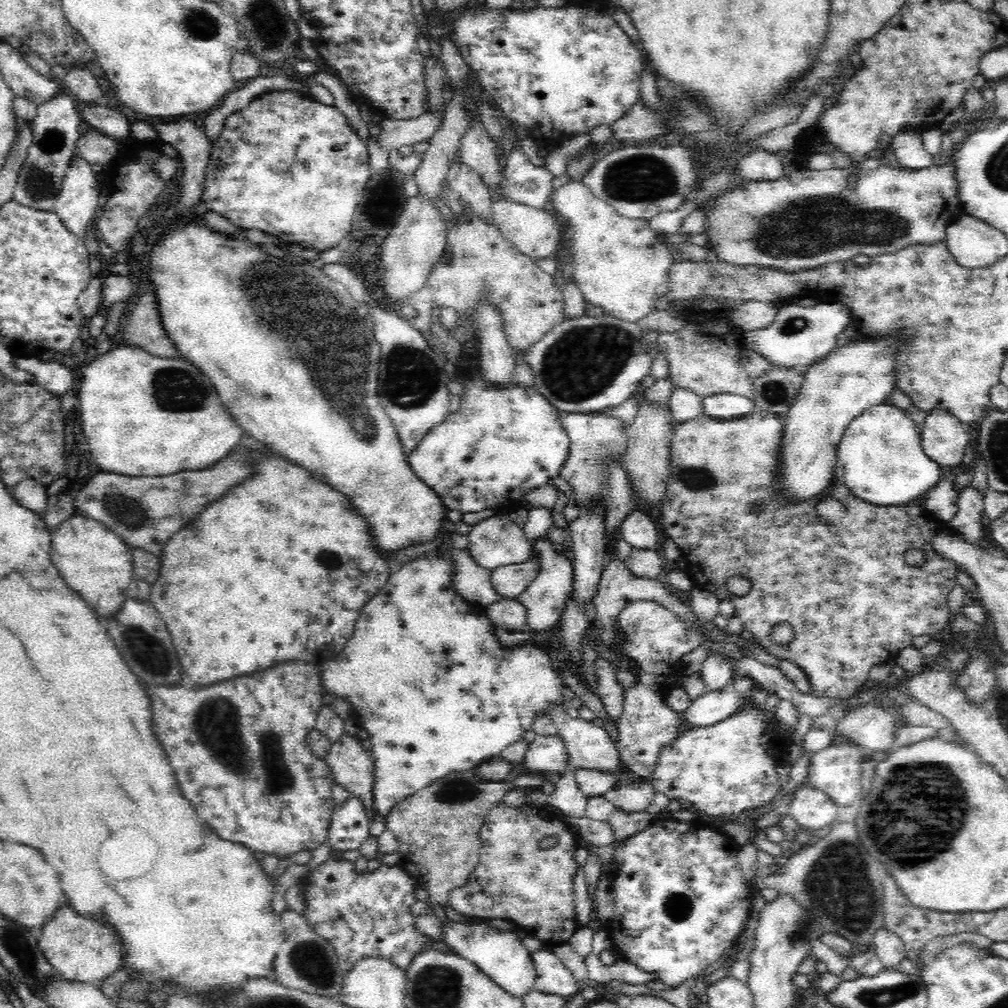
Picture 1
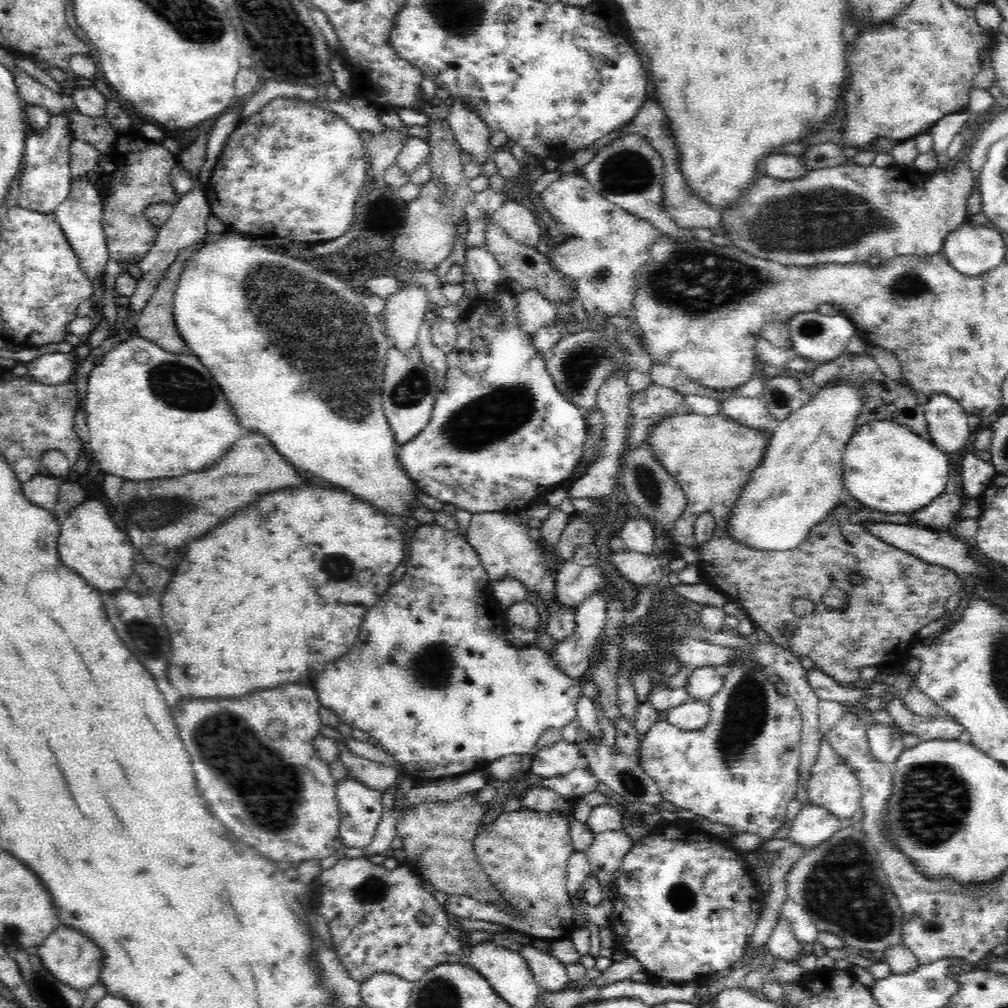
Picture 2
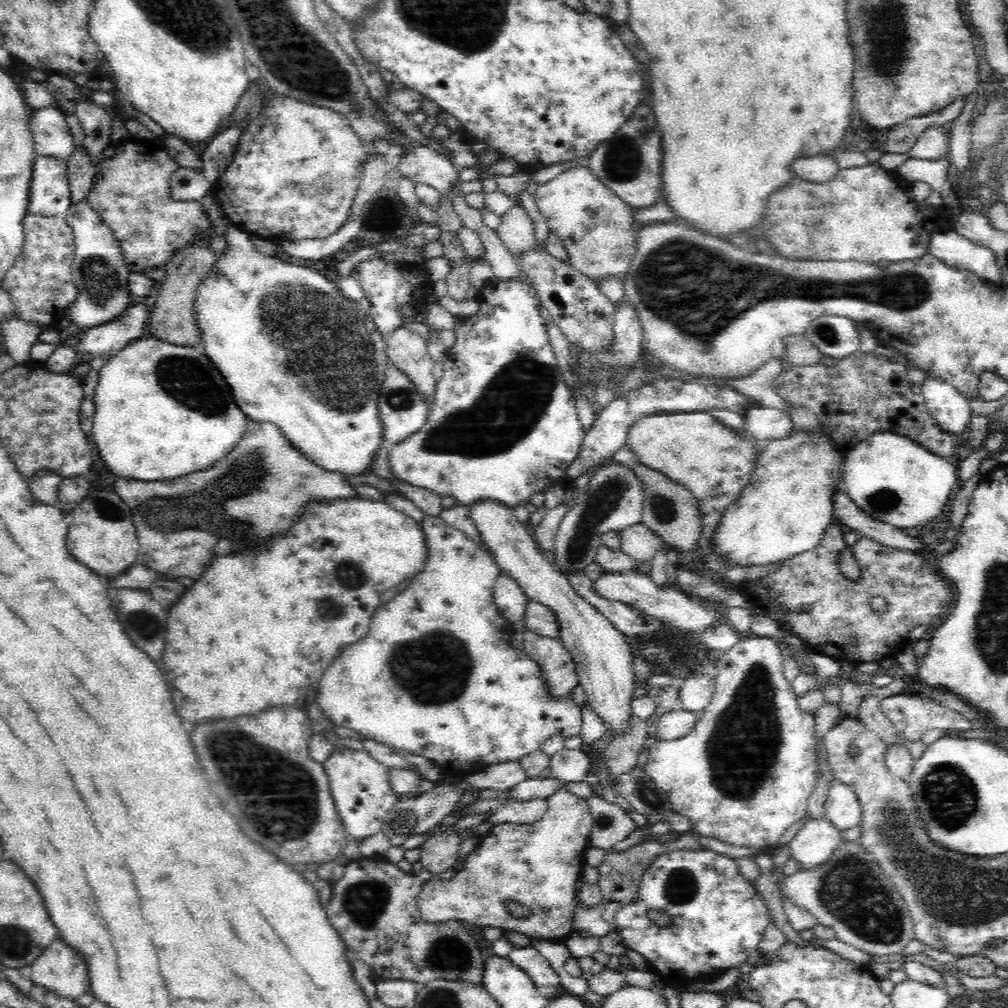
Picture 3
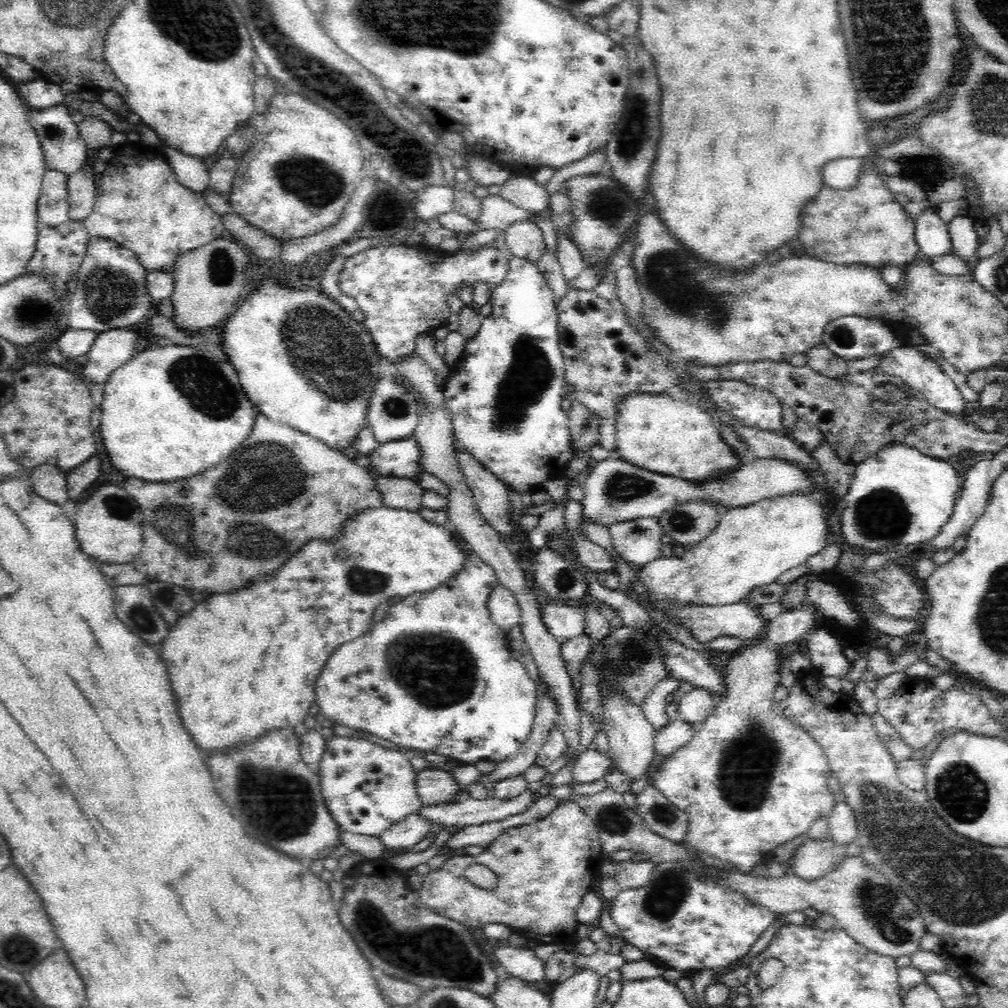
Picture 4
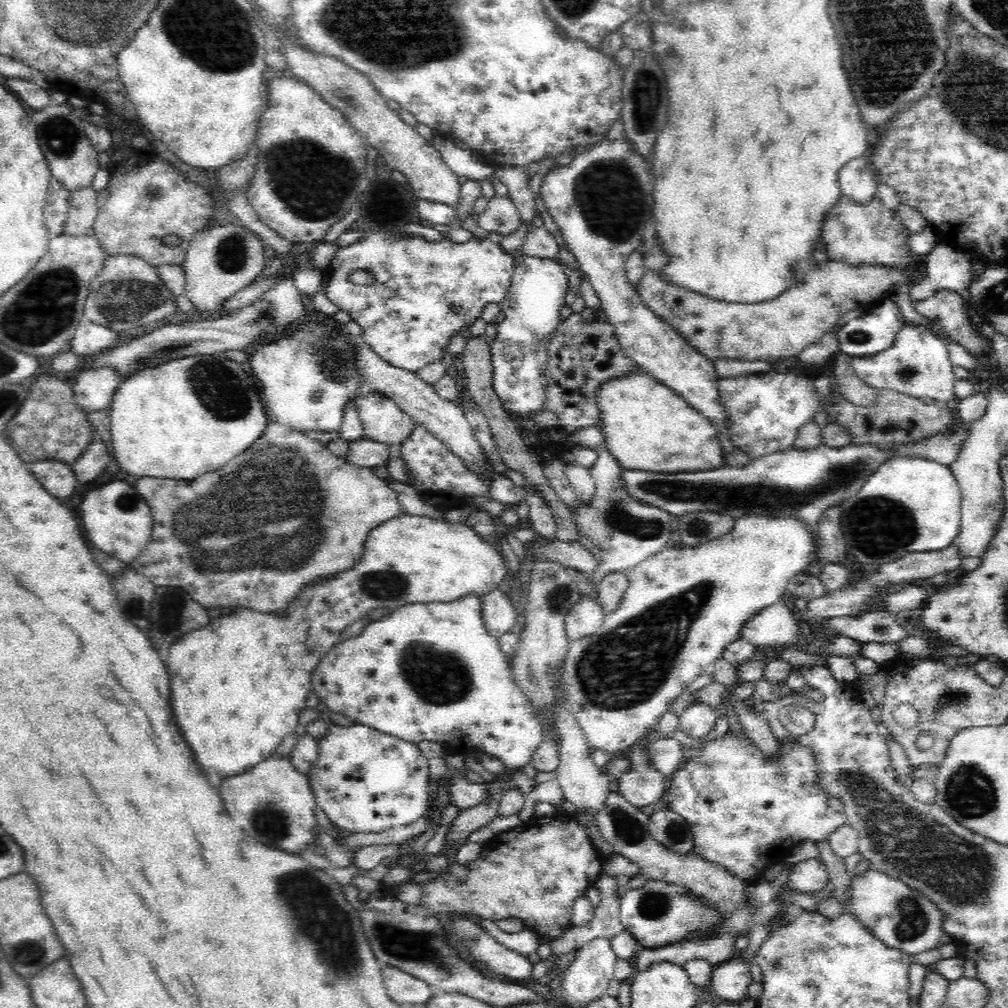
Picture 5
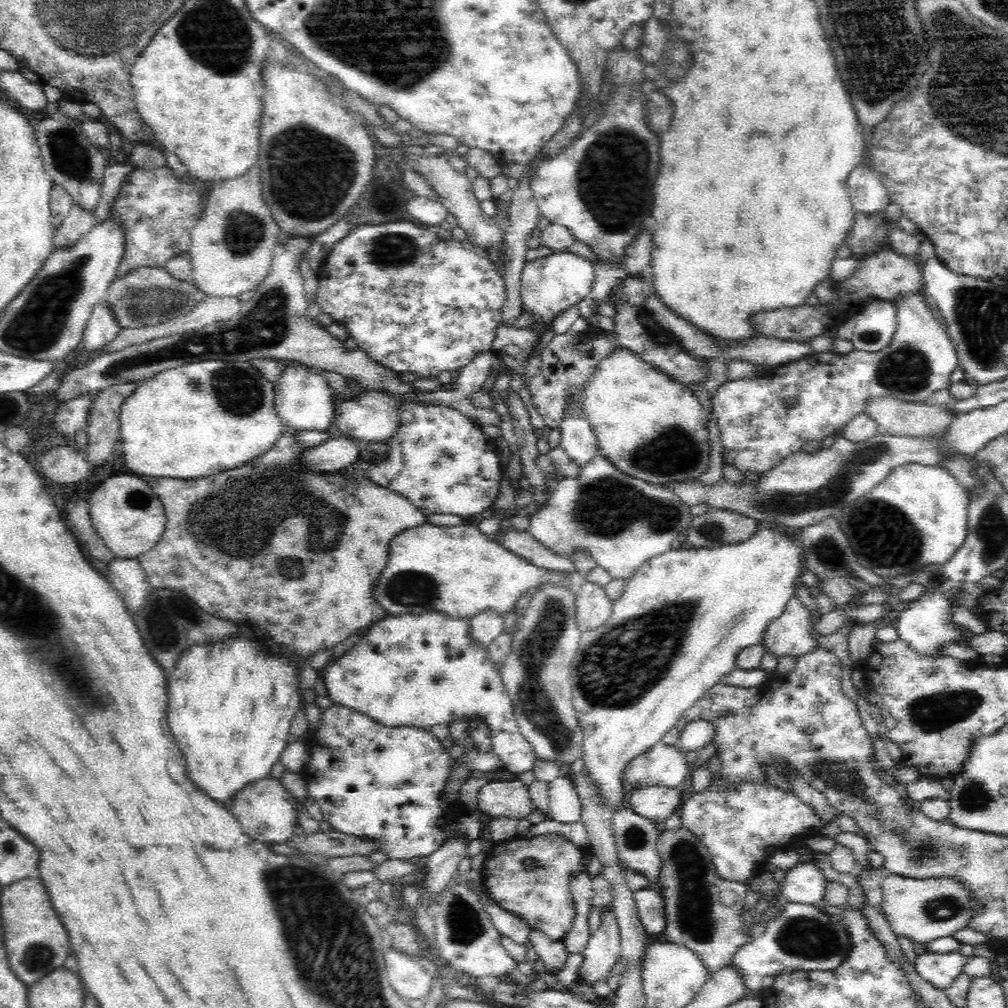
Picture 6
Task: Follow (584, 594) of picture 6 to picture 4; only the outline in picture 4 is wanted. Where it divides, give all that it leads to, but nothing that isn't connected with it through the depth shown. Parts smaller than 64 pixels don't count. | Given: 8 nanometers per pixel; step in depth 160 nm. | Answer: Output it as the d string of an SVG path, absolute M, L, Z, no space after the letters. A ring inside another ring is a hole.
M546 603L541 604L542 621L548 627L548 633L556 641L568 642L574 636L584 634L584 626L586 626L586 615L584 609L567 603Z

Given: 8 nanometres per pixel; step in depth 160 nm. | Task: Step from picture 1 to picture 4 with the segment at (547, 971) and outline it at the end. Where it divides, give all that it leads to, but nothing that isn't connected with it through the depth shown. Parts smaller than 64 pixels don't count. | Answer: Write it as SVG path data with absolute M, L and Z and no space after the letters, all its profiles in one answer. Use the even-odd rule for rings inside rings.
M502 946L495 951L494 958L512 978L533 984L546 980L546 964L536 956L534 949Z

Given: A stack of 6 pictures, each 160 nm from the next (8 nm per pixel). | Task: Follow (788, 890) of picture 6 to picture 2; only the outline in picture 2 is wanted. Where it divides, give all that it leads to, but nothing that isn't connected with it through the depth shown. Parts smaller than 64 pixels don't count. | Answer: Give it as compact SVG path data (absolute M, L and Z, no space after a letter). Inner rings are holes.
M809 803L798 812L788 837L792 843L802 844L805 852L810 852L824 840L832 838L838 830L850 826L851 822L850 818L838 818L824 807Z

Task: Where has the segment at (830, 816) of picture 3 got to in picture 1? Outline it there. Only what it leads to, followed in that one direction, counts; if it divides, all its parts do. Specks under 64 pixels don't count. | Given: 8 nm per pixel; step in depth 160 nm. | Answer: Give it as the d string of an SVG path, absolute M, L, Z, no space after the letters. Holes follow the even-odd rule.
M854 743L842 746L830 745L824 750L811 754L810 766L805 778L809 786L823 790L838 806L855 806L860 802L862 782L860 781L862 768L860 763L866 751Z

